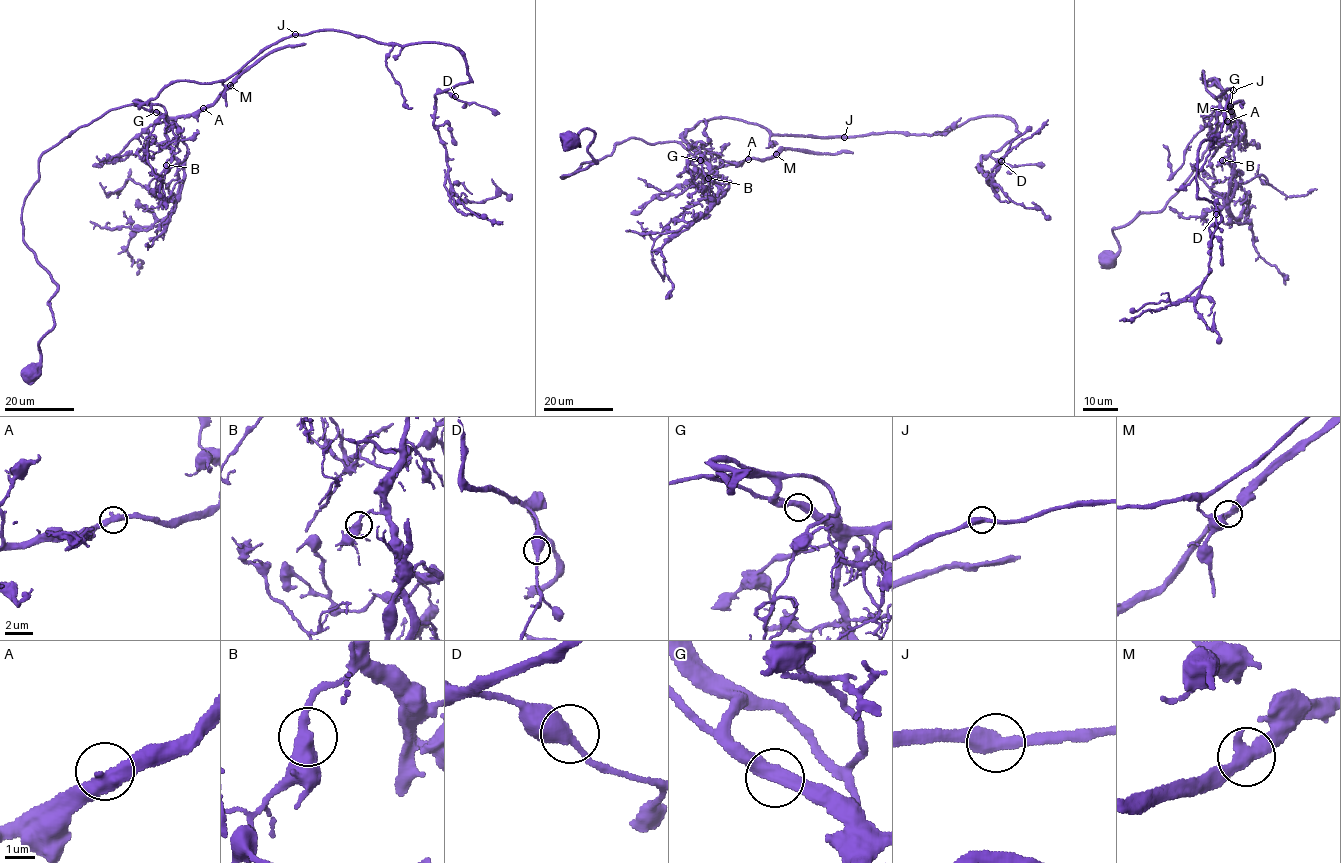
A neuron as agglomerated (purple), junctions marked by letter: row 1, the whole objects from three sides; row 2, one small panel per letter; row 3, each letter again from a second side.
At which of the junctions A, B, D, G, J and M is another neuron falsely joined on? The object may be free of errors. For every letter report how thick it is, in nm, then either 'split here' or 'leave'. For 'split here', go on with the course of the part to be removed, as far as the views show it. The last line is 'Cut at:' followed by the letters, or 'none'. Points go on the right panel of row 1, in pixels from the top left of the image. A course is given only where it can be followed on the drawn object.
A: 440 nm | leave
B: 420 nm | leave
D: 440 nm | leave
G: 440 nm | leave
J: 440 nm | leave
M: 440 nm | leave
Cut at: none

